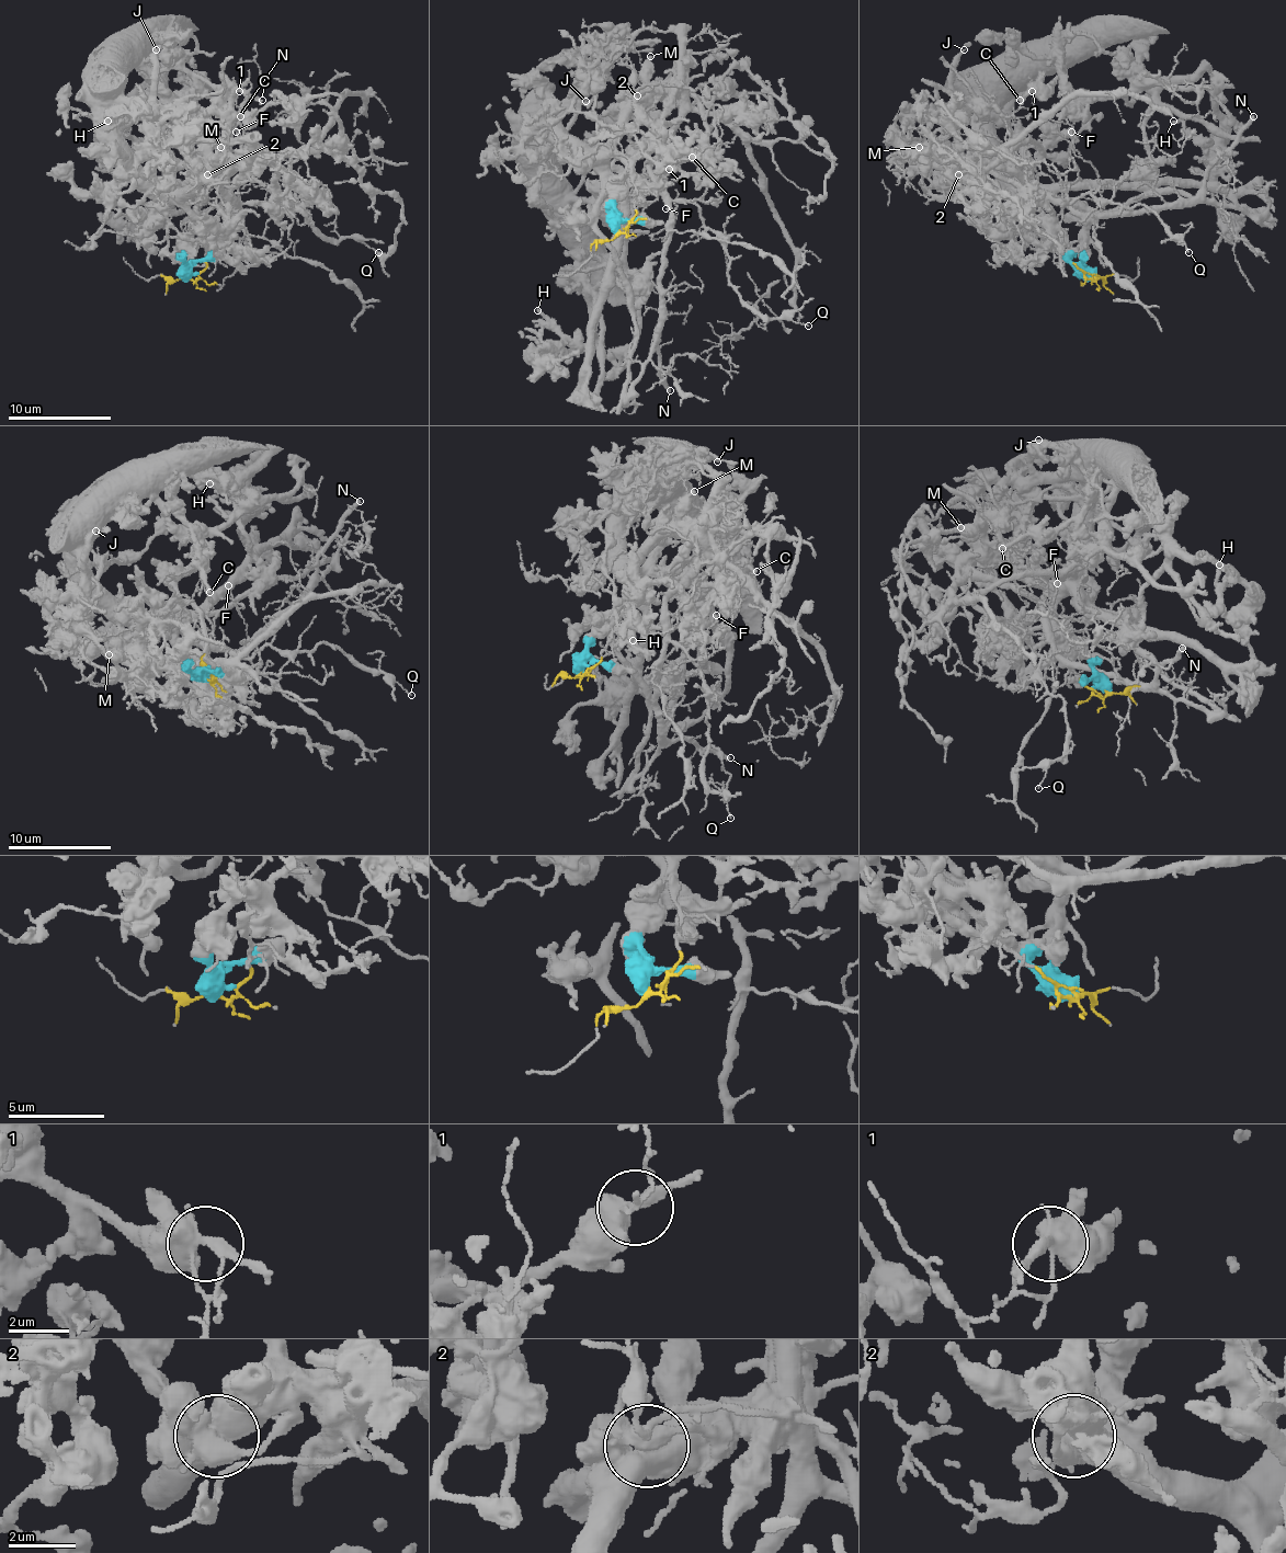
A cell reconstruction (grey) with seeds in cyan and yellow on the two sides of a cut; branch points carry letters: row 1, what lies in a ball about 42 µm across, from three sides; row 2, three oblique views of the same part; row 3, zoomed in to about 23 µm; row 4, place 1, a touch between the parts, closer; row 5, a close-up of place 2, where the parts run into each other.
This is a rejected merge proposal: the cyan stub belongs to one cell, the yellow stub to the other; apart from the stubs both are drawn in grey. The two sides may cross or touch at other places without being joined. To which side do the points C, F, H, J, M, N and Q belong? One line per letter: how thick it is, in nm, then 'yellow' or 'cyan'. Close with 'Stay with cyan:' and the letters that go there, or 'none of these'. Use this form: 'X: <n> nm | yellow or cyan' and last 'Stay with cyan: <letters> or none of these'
C: 280 nm | cyan
F: 110 nm | yellow
H: 220 nm | cyan
J: 180 nm | cyan
M: 280 nm | cyan
N: 280 nm | yellow
Q: 100 nm | yellow
Stay with cyan: C, H, J, M

